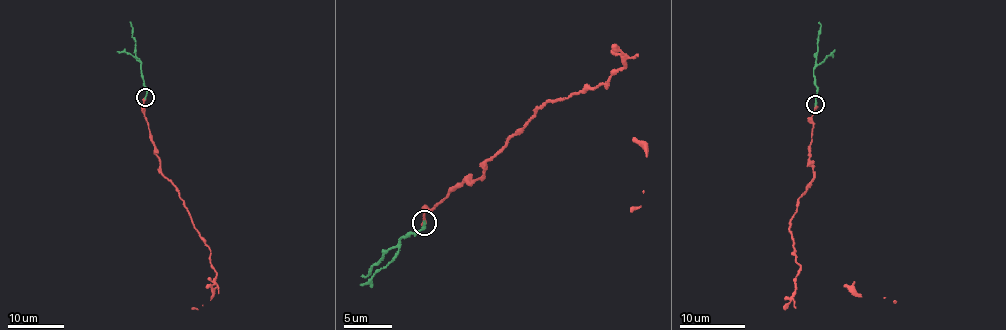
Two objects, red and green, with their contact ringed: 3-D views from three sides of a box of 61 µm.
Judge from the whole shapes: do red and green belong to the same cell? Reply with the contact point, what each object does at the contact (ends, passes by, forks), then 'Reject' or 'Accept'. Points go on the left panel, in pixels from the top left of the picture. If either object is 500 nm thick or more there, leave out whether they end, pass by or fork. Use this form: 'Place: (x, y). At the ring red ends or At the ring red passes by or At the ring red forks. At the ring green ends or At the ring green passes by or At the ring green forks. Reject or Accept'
Place: (145, 97). At the ring red ends. At the ring green ends. Accept

